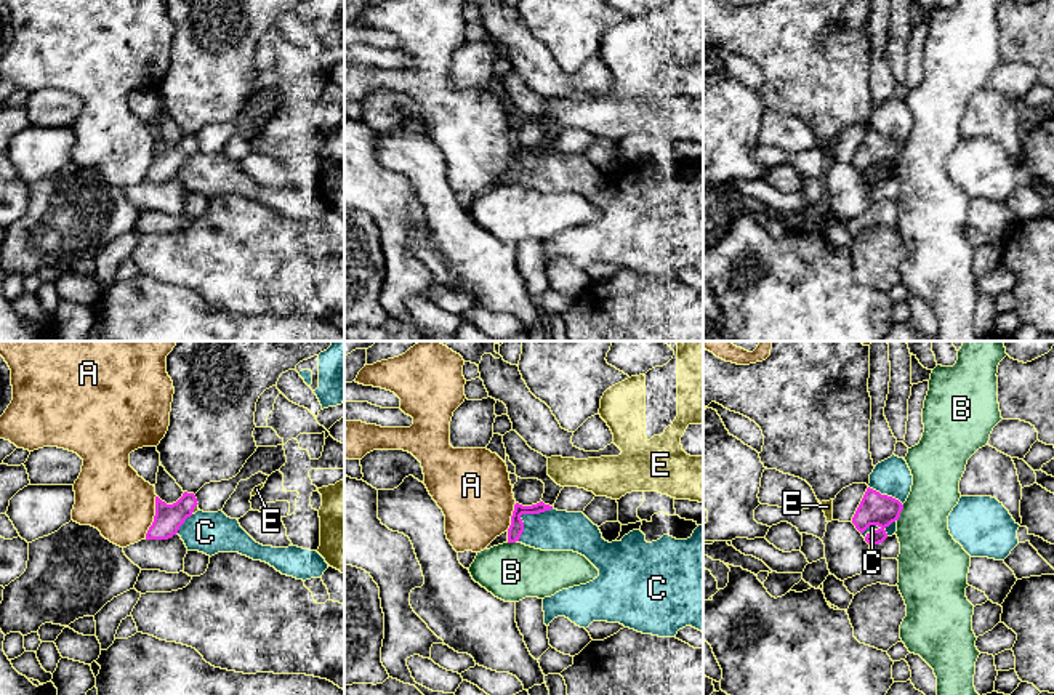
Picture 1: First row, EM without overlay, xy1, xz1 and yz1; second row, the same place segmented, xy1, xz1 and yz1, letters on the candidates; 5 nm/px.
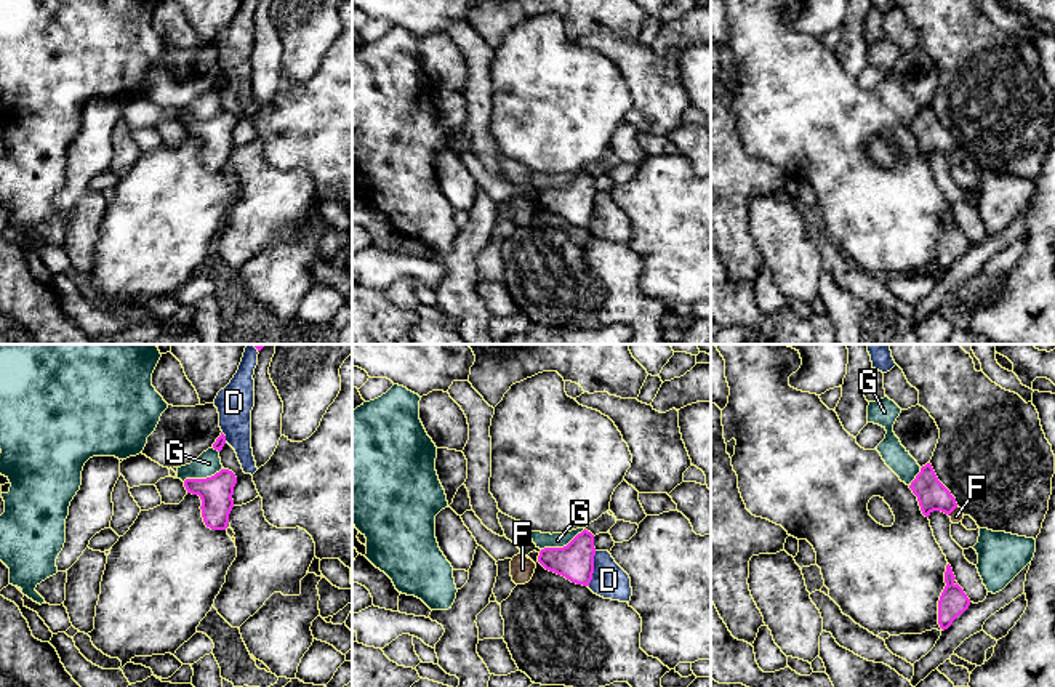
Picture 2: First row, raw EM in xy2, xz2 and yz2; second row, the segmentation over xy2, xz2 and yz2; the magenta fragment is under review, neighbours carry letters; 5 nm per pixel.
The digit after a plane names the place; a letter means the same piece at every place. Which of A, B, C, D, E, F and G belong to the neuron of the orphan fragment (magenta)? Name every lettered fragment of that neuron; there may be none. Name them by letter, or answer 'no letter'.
E

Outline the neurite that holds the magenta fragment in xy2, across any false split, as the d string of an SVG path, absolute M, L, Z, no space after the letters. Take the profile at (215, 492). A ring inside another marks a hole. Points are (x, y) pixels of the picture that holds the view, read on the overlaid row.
M221 469L207 479L186 479L184 487L187 493L199 495L202 500L202 517L211 530L226 530L229 514L234 508L234 487L237 477L229 469Z

